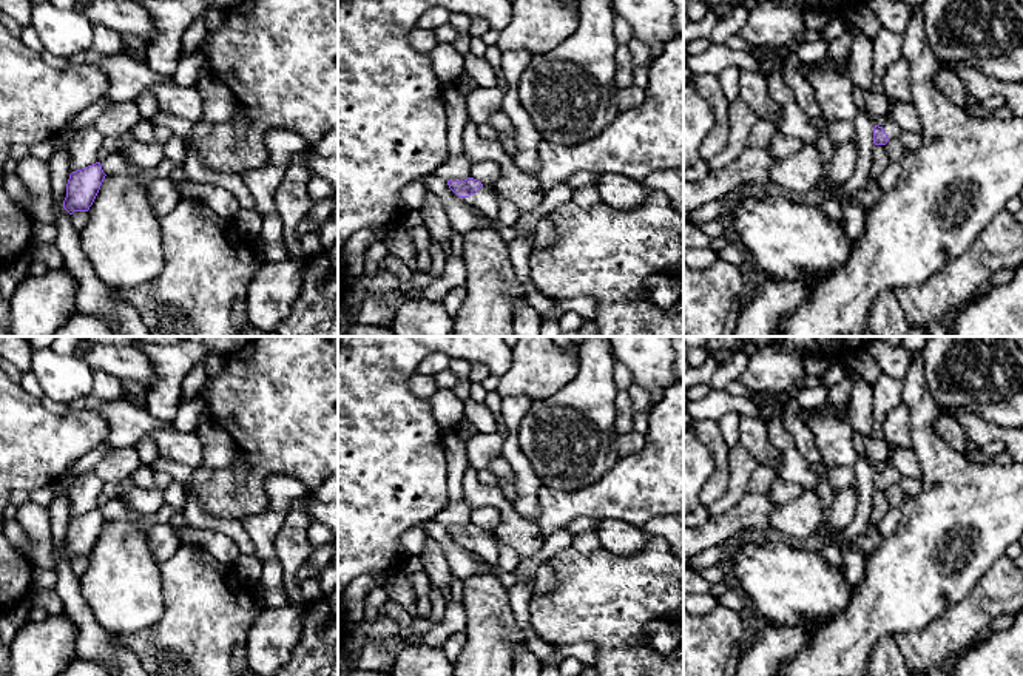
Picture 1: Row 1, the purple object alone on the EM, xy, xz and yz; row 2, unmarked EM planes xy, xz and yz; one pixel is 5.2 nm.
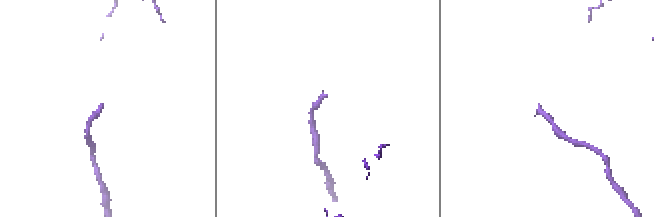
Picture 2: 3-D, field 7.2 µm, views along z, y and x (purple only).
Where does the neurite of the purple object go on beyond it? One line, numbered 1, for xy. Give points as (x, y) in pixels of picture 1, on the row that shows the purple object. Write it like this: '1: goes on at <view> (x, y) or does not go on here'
1: does not go on here

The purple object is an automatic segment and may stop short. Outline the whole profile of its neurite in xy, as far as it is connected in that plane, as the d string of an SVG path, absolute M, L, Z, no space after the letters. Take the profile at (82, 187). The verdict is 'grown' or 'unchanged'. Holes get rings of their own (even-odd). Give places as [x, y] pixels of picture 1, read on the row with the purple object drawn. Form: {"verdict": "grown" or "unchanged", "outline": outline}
{"verdict": "unchanged", "outline": "M100 162L73 171L66 184L66 198L63 208L73 215L74 211L88 211L93 205L100 185L105 179Z"}

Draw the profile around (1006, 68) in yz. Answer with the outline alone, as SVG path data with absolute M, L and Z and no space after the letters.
M1023 45L994 59L941 62L941 66L946 65L964 65L983 74L992 76L1004 83L1009 82L1023 83Z

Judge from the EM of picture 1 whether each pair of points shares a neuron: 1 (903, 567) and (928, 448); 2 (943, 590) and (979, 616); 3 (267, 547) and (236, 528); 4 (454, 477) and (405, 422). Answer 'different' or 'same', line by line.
1: same
2: different
3: different
4: different

